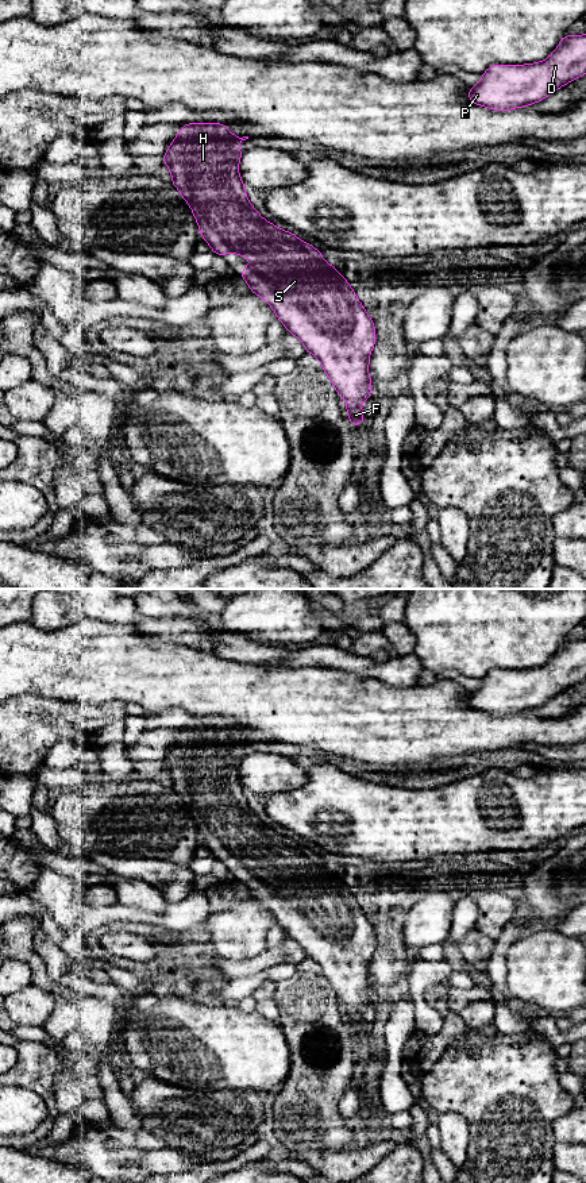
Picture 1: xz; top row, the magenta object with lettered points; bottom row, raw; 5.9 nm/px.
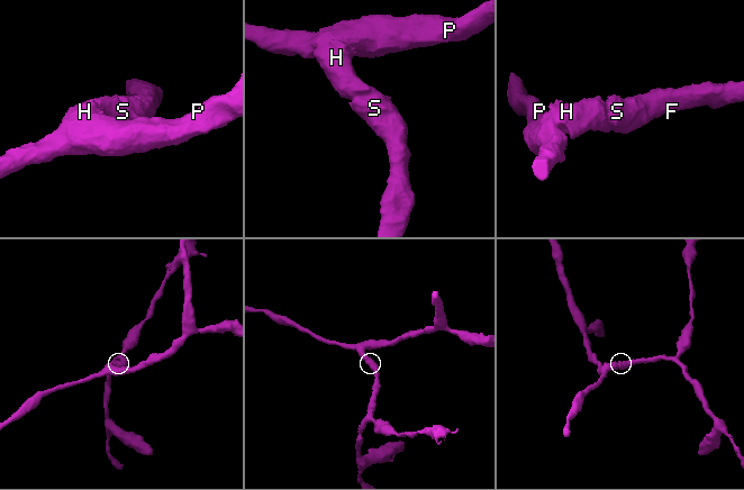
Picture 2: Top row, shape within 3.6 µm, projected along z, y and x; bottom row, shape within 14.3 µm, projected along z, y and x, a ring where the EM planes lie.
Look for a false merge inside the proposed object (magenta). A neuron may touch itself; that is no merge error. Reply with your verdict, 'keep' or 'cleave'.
keep

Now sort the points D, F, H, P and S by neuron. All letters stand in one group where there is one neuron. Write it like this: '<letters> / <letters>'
D F H P S

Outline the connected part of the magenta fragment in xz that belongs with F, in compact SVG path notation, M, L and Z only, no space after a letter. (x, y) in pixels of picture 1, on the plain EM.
M221 728L184 729L162 762L163 770L170 774L171 789L189 809L211 855L221 862L234 858L255 867L240 878L250 897L262 902L288 937L321 967L338 1001L347 1007L346 1020L352 1032L361 1030L366 1022L361 1009L373 1002L369 967L375 951L374 928L347 885L323 866L321 856L265 825L251 810L239 781L243 756L238 752L246 744L248 741L234 740Z

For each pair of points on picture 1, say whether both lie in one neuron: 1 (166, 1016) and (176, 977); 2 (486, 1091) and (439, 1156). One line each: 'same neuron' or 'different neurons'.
1: different neurons
2: different neurons

